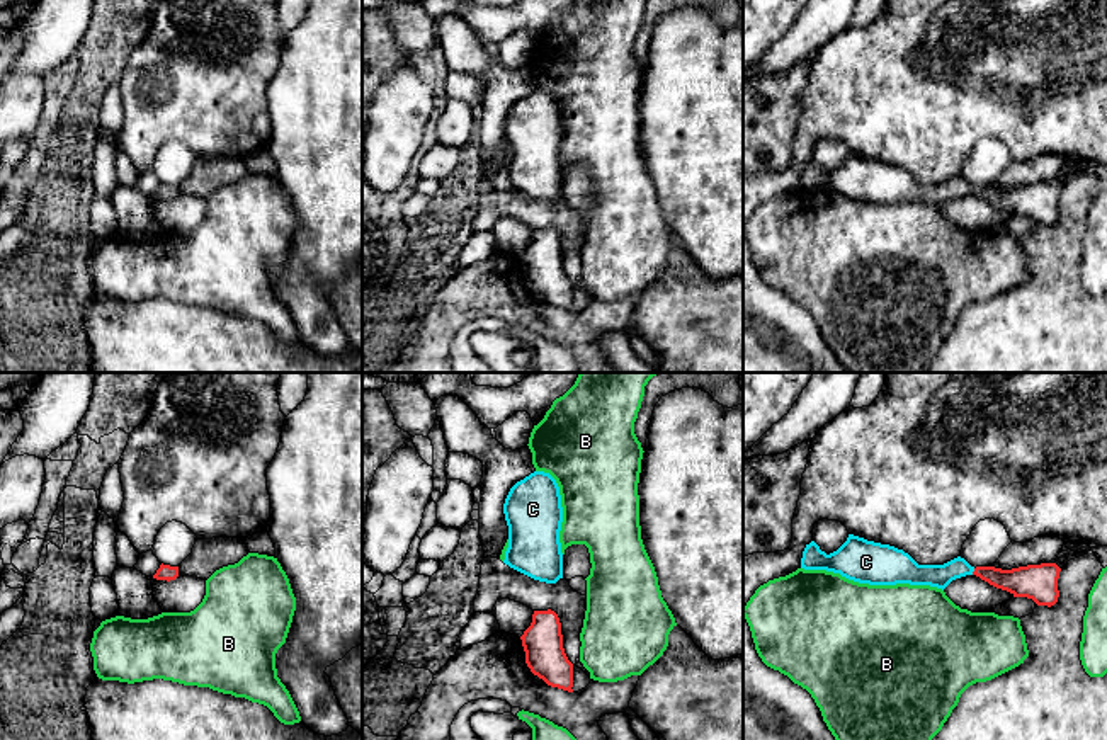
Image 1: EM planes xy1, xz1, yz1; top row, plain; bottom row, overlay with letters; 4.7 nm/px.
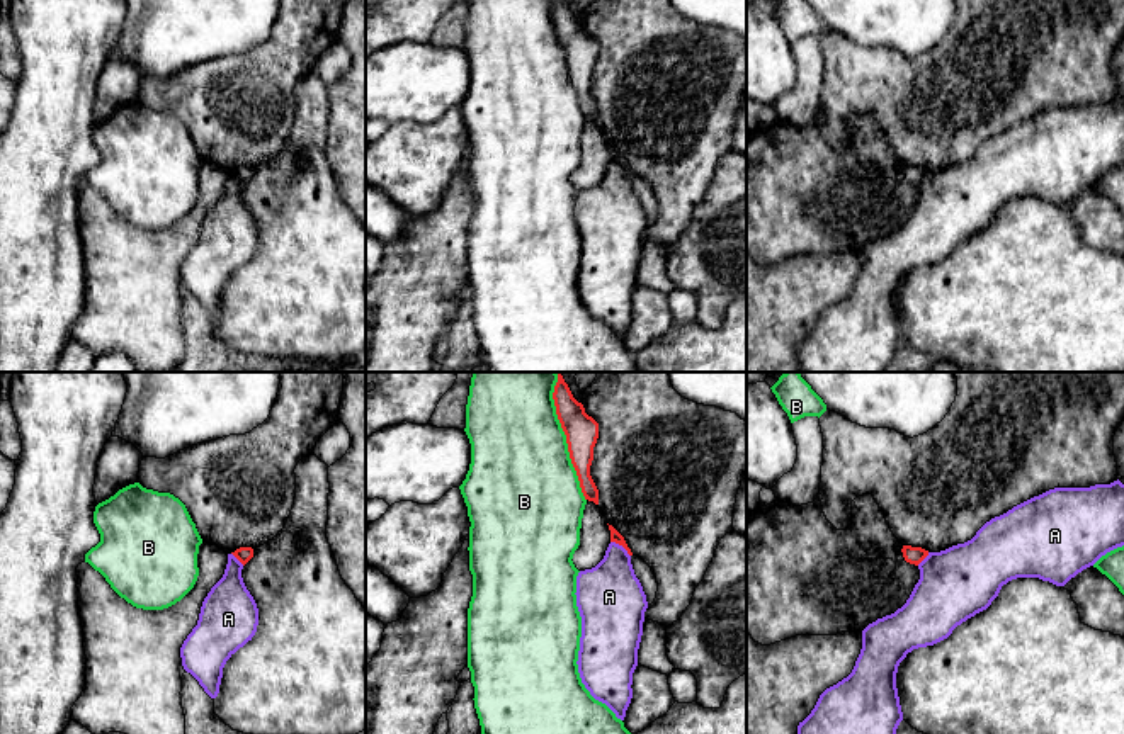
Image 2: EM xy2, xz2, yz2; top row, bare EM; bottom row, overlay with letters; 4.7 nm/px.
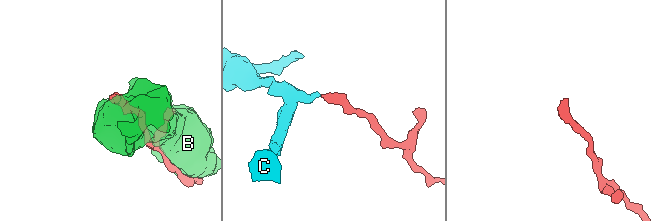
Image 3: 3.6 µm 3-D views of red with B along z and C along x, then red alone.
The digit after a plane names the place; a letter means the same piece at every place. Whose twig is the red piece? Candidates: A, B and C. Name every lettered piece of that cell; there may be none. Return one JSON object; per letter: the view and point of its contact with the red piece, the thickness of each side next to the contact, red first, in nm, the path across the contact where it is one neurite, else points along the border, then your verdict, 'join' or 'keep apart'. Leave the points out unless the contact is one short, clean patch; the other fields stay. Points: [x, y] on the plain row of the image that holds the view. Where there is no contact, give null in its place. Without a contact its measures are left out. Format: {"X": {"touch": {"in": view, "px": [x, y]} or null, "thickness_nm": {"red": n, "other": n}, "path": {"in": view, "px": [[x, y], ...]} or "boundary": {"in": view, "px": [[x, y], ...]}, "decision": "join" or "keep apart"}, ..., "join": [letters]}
{"A": {"touch": {"in": "xz2", "px": [621, 163]}, "thickness_nm": {"red": 50, "other": 300}, "boundary": {"in": "xz2", "px": [[611, 160], [618, 162], [630, 175]]}, "decision": "keep apart"}, "B": {"touch": {"in": "xz2", "px": [567, 60]}, "thickness_nm": {"red": 160, "other": 480}, "decision": "keep apart"}, "C": {"touch": {"in": "yz1", "px": [973, 191]}, "thickness_nm": {"red": 140, "other": 110}, "path": {"in": "yz1", "px": [[1022, 201], [973, 191], [949, 189], [936, 194]]}, "decision": "join"}, "join": ["C"]}

